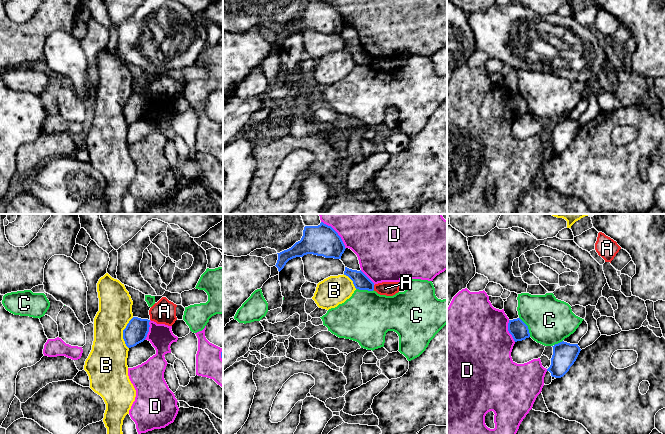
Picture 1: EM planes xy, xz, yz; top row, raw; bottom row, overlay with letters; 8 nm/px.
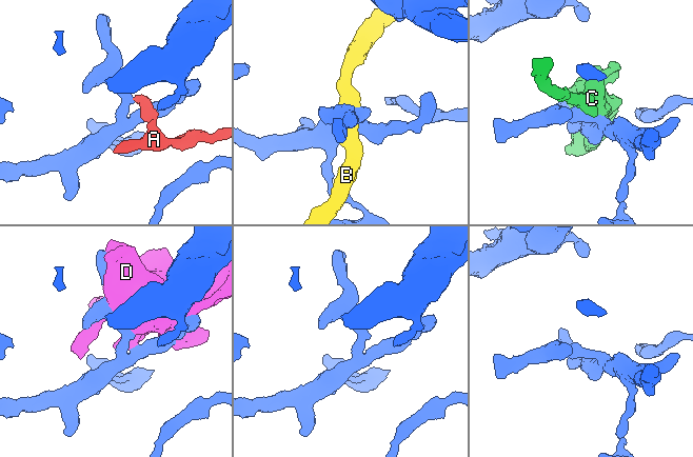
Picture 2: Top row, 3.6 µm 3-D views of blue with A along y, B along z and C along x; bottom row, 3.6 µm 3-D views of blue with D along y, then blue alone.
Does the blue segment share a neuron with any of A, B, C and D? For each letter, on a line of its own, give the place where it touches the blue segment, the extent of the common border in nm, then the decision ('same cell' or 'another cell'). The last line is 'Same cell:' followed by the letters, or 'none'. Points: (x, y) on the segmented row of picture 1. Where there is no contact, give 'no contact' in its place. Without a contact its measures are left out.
A: xz (373, 287) | 40 nm | another cell
B: xy (123, 333) | 260 nm | another cell
C: yz (527, 327) | 180 nm | another cell
D: xz (337, 233) | 300 nm | another cell
Same cell: none

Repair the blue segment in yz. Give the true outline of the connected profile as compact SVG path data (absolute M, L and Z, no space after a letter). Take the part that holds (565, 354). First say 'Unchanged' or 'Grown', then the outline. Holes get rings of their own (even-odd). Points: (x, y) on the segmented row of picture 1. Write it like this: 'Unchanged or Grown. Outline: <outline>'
Unchanged. Outline: M564 341L552 347L553 355L551 358L551 365L547 371L551 373L552 377L561 378L574 364L581 349L578 344L570 344Z

